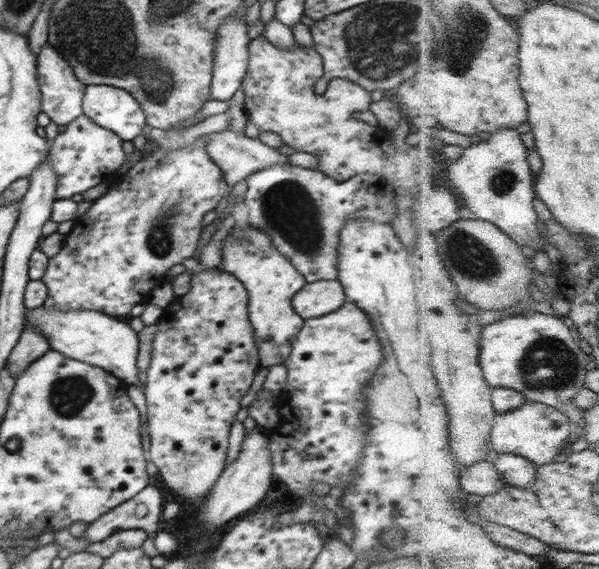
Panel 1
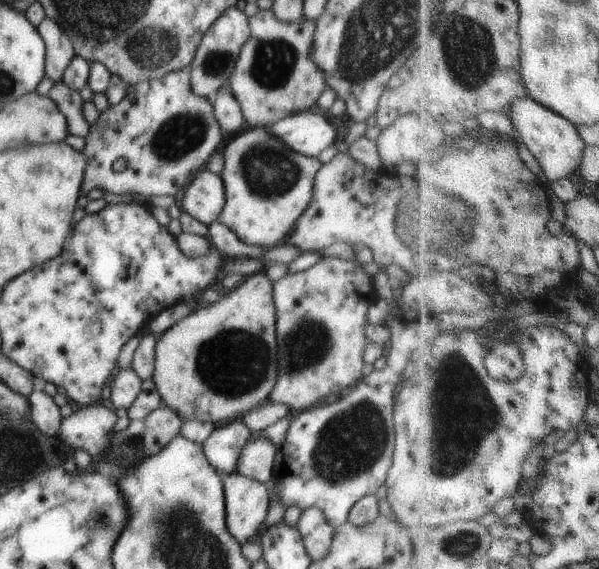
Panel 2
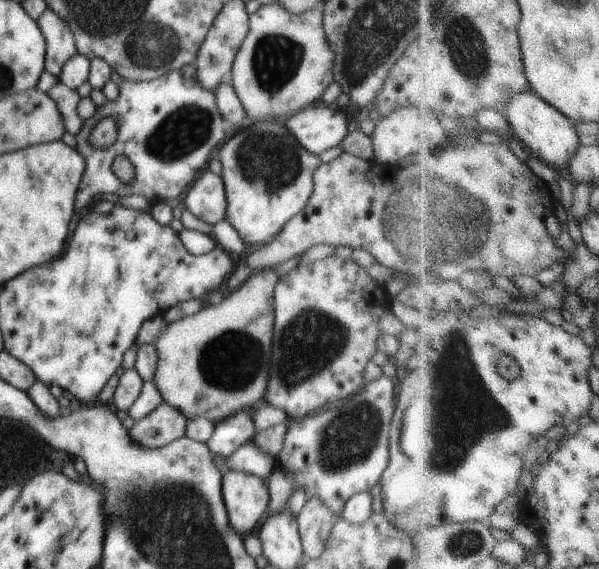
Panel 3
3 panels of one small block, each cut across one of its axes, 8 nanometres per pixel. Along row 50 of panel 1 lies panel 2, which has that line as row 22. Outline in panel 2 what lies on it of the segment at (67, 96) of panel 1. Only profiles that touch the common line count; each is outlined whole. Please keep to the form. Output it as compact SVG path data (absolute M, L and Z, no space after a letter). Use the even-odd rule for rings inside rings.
M44 17L37 26L45 42L45 74L55 83L62 81L67 64L75 57L75 50L66 32L54 20Z

